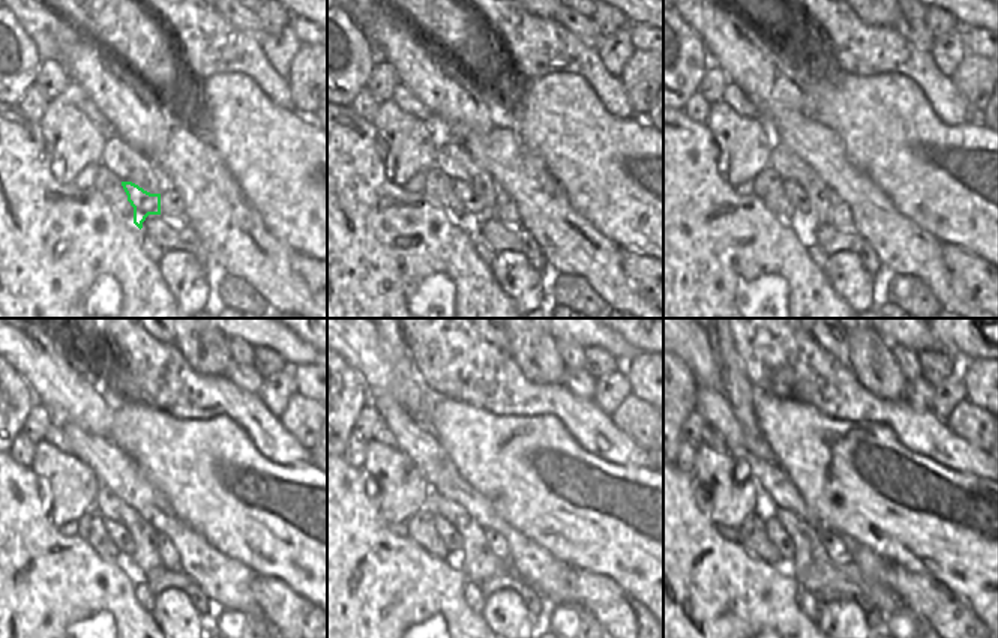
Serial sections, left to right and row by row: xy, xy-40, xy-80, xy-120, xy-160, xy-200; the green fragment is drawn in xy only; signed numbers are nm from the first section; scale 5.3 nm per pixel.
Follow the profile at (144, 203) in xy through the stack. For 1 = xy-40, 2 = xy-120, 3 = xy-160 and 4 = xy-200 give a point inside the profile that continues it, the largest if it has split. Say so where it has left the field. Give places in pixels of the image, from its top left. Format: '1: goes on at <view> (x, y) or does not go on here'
1: goes on at xy-40 (474, 206)
2: goes on at xy-120 (120, 538)
3: goes on at xy-160 (450, 536)
4: goes on at xy-200 (776, 533)

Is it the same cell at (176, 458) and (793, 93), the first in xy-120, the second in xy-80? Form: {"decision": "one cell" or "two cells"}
{"decision": "two cells"}

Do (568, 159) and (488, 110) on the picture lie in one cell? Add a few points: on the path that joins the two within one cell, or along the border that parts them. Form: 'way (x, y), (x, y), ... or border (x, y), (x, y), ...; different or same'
border (506, 108), (505, 126); different

